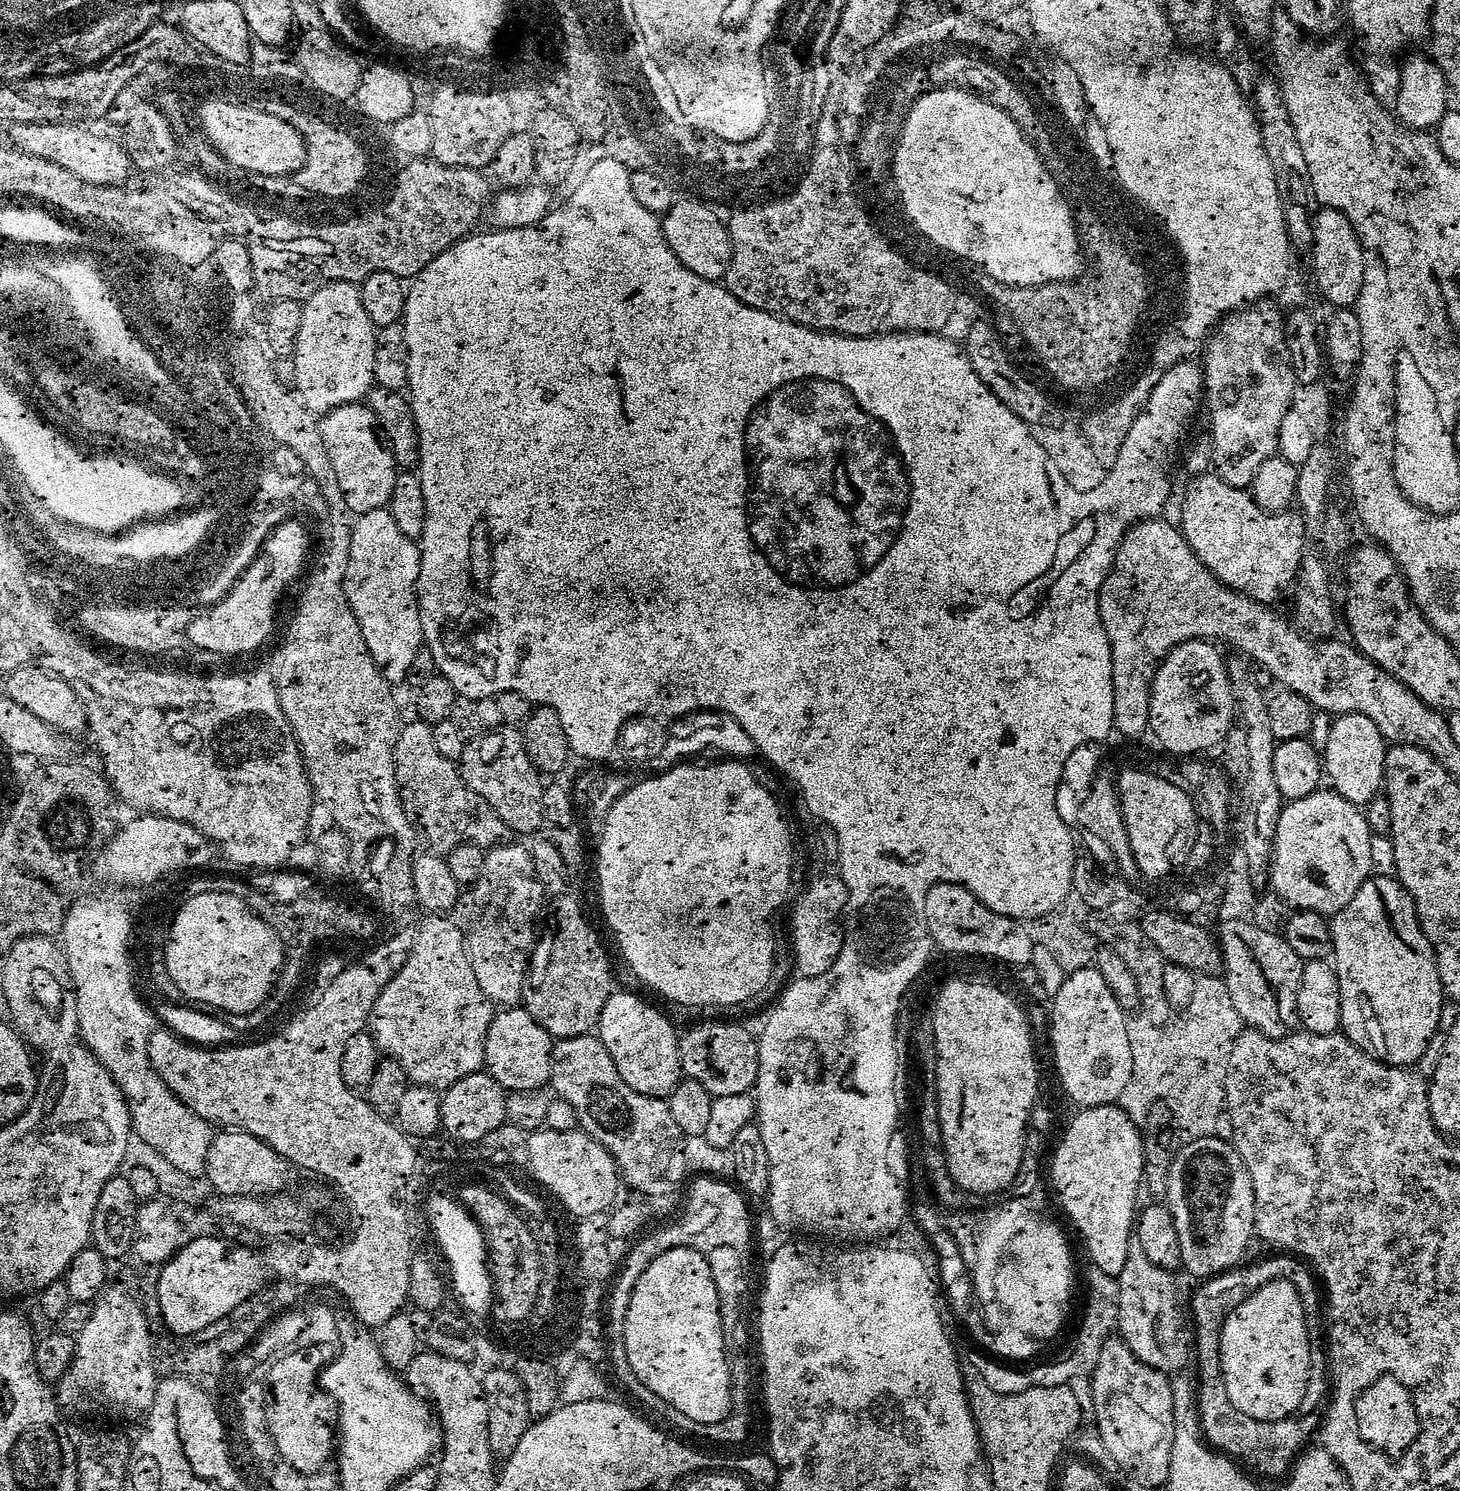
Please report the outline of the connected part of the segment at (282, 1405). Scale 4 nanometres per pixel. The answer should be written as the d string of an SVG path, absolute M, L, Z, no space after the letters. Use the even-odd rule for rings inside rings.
M322 1345L292 1348L277 1355L267 1365L268 1377L262 1380L270 1443L279 1459L299 1472L321 1471L327 1465L324 1463L328 1455L334 1452L334 1401L321 1388L319 1381L321 1369L329 1360L329 1349Z

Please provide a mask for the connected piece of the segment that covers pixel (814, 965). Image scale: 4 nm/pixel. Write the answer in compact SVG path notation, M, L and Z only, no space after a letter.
M839 875L820 876L800 896L792 912L792 956L801 977L817 976L838 958L842 943L842 917L848 906L848 891Z

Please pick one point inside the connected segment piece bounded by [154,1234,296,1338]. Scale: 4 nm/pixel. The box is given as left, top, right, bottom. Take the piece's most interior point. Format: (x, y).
(206, 1281)

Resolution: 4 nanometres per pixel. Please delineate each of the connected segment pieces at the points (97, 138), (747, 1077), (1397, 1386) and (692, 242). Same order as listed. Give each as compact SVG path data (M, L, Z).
M50 123L12 124L11 147L43 160L58 162L58 166L70 170L70 174L85 179L86 182L113 186L121 185L129 179L130 158L118 141L91 132L88 128L79 128L76 124Z
M696 1024L689 1032L681 1031L678 1036L680 1045L680 1071L687 1079L702 1082L712 1097L730 1094L748 1094L753 1091L758 1078L758 1054L760 1046L755 1035L752 1036L740 1024Z
M1376 1374L1370 1382L1360 1386L1360 1390L1350 1398L1350 1414L1354 1414L1356 1430L1360 1432L1362 1444L1388 1462L1396 1460L1410 1446L1418 1430L1410 1392L1402 1388L1402 1378L1394 1380L1388 1374Z
M677 200L670 210L663 213L664 237L676 257L694 274L707 280L723 281L732 257L732 240L728 237L728 225L718 213L703 200Z

